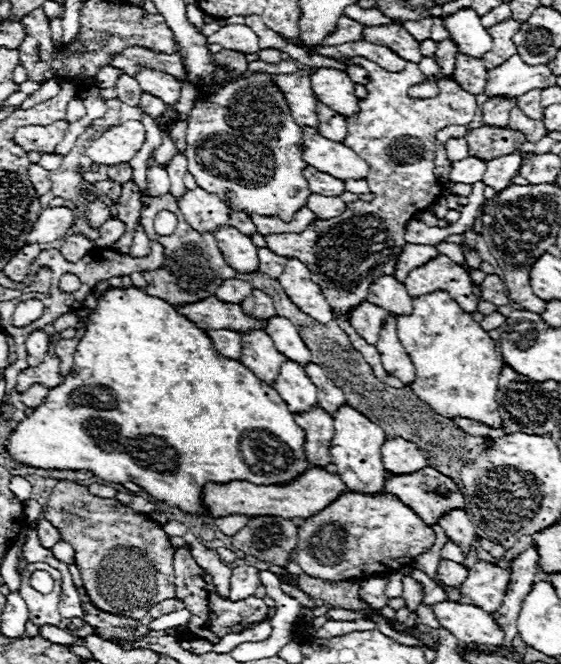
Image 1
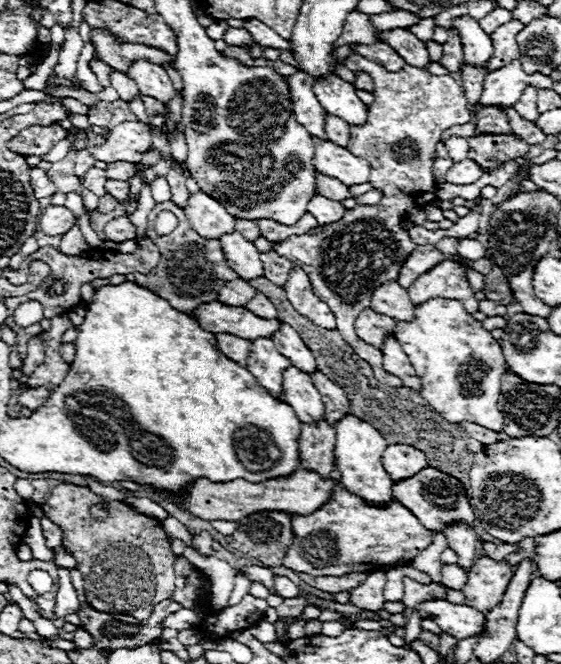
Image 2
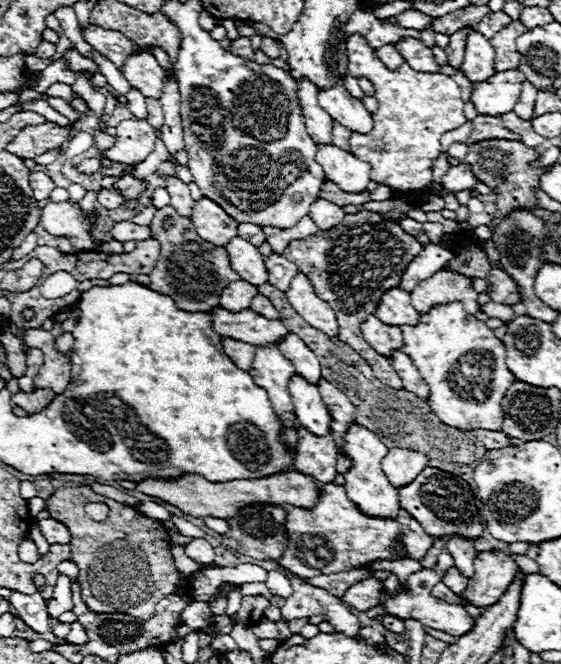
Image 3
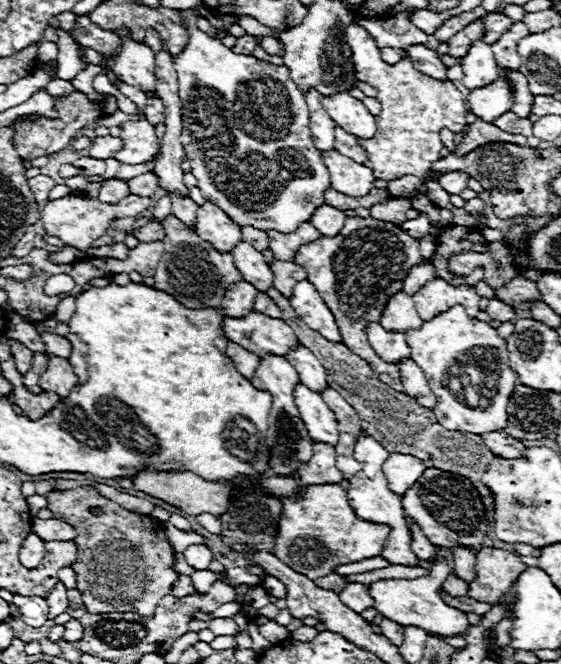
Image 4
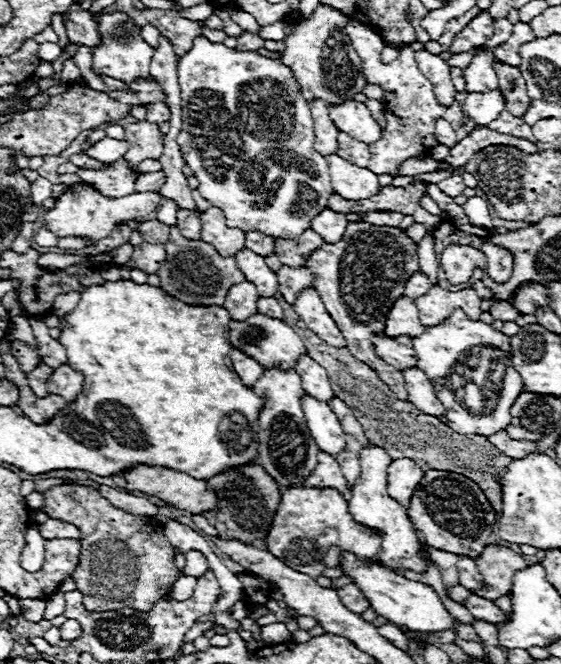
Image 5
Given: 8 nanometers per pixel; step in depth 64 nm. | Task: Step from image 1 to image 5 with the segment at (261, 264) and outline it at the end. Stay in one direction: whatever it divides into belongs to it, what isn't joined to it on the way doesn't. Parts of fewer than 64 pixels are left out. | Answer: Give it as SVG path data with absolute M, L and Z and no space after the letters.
M282 264L282 268L276 270L276 274L278 274L278 292L290 304L294 304L294 298L296 298L298 290L302 290L302 286L312 286L312 282L314 282L312 272L304 266L292 268L292 266Z

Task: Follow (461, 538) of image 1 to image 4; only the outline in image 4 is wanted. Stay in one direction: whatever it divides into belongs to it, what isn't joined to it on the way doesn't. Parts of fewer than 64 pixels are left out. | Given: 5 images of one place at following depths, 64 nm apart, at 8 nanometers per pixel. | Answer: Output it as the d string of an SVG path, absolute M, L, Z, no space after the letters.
M454 546L450 552L454 556L454 572L470 584L476 578L476 566L474 566L476 552L472 548L464 548L464 546Z

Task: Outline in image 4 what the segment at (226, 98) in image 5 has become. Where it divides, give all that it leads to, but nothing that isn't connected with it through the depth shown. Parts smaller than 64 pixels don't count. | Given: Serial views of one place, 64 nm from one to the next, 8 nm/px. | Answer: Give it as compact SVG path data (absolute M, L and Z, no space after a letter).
M196 8L178 10L178 14L188 30L188 44L174 58L182 98L182 144L202 196L226 210L238 226L258 226L258 230L278 230L284 234L296 230L324 202L322 194L330 186L320 150L312 144L302 90L294 84L286 66L234 54L220 40L202 32L196 26Z

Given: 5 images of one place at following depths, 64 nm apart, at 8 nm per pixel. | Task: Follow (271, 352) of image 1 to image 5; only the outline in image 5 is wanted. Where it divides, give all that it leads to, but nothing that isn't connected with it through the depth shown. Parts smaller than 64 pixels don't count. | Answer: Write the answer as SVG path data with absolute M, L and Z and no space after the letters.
M266 368L262 372L262 376L258 378L258 382L254 384L254 392L256 394L266 394L268 402L262 410L262 418L260 418L260 426L262 430L258 430L258 444L260 444L260 458L258 464L280 484L280 486L298 486L302 484L302 478L306 478L306 474L310 474L310 470L314 470L316 466L316 456L318 456L318 446L310 436L310 430L306 426L304 420L304 412L300 406L300 396L302 396L302 384L300 384L300 376L296 370L284 370L284 368Z

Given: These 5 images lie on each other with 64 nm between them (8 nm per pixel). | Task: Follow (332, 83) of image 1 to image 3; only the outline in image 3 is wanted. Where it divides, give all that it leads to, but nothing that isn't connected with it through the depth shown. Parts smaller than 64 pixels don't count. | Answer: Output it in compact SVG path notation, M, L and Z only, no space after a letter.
M344 86L318 90L318 102L334 120L342 122L342 126L360 130L362 134L372 130L372 114Z

